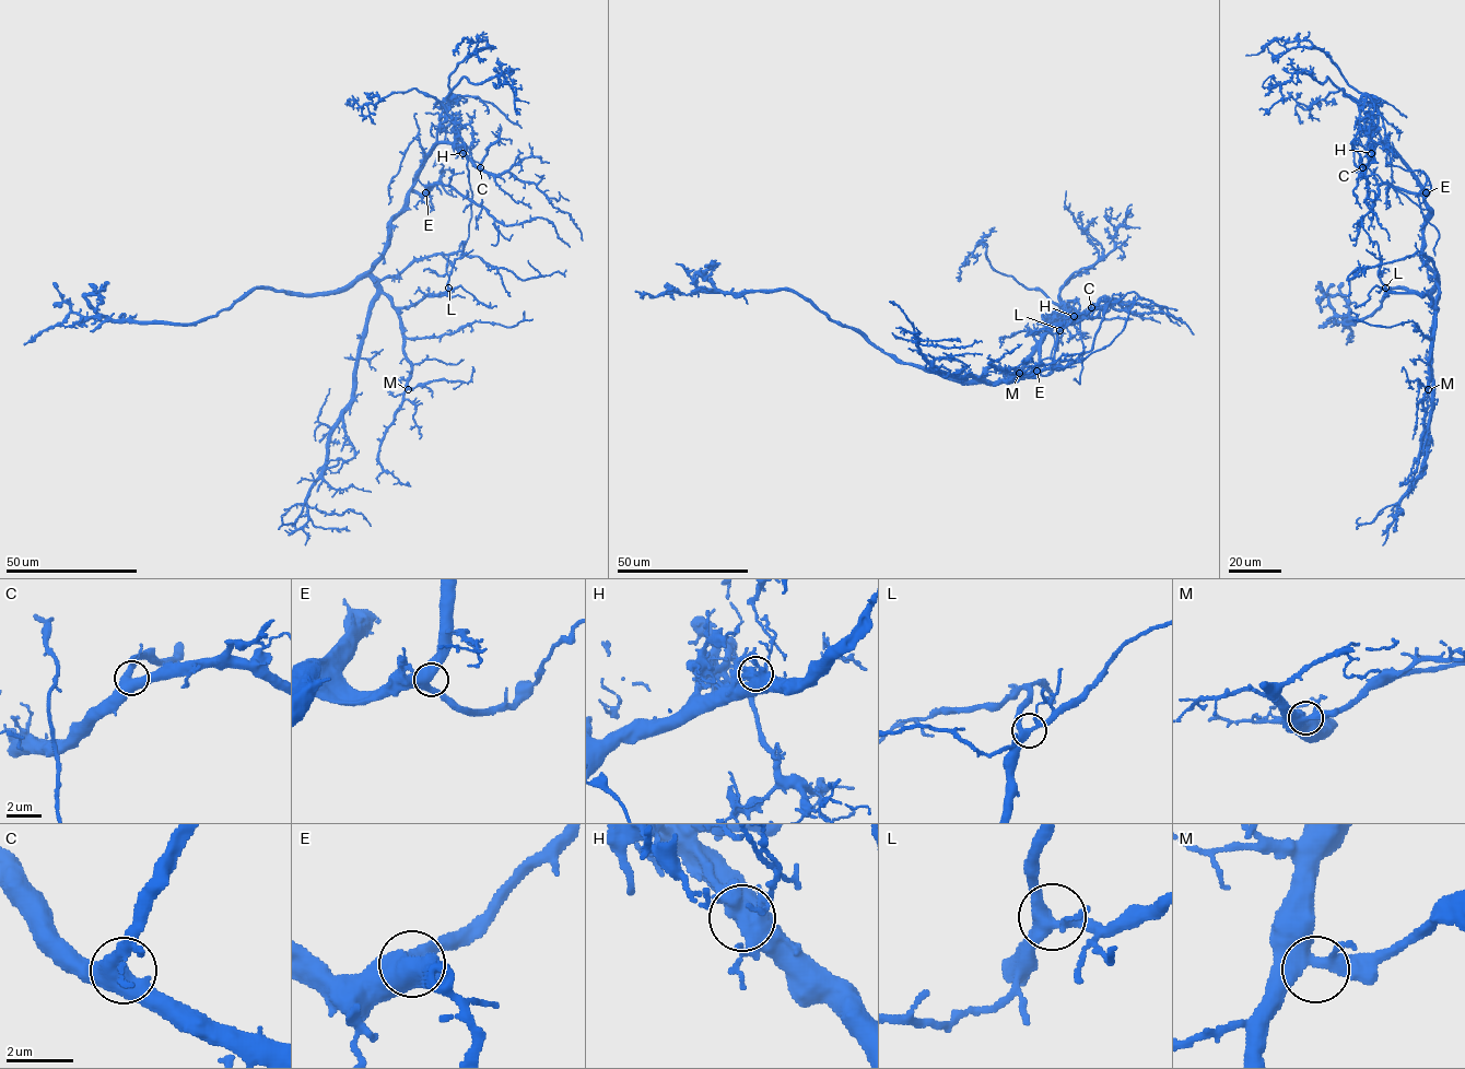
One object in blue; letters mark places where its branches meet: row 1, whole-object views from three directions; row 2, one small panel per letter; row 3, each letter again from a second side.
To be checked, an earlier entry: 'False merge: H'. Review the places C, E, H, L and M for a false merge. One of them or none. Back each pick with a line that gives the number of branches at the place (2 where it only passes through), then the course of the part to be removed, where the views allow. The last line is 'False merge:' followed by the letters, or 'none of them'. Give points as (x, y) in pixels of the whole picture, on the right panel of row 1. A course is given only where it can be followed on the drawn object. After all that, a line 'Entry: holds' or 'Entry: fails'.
H: 5 branches meet; foreign part runs (1371, 153), (1373, 141), (1360, 124), (1362, 94), (1324, 51), (1309, 40), (1276, 38), (1246, 56)
False merge: H
Entry: holds

